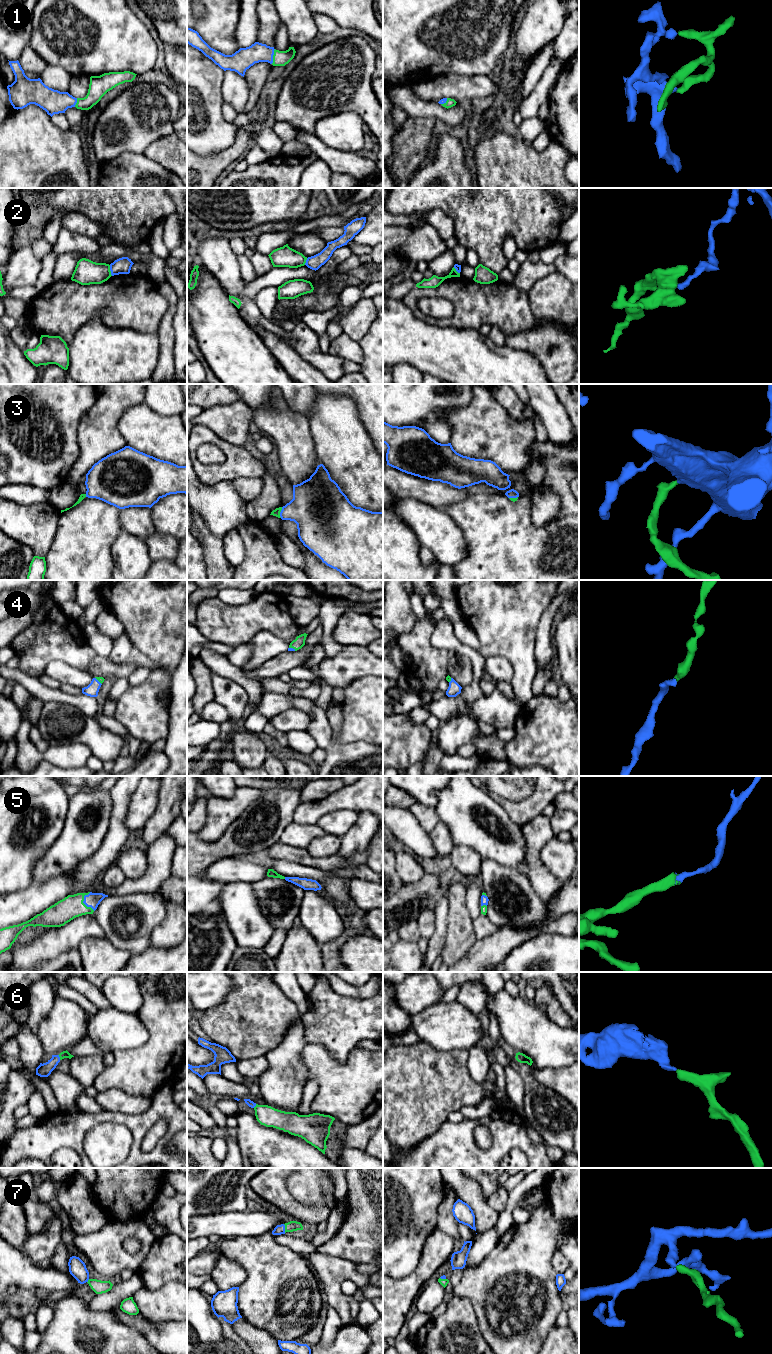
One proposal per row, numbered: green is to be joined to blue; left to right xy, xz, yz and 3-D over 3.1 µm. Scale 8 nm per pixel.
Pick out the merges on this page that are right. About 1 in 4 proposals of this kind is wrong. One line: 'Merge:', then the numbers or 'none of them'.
Merge: 1, 3, 4, 5, 6, 7

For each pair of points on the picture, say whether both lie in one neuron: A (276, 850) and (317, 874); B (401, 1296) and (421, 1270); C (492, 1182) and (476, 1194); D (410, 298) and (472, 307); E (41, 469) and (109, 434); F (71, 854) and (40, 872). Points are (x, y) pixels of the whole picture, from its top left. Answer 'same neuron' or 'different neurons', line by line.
A: different neurons
B: same neuron
C: different neurons
D: same neuron
E: different neurons
F: same neuron

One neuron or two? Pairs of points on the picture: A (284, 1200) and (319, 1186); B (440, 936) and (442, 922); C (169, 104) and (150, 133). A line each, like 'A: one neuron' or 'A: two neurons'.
A: two neurons
B: one neuron
C: one neuron

